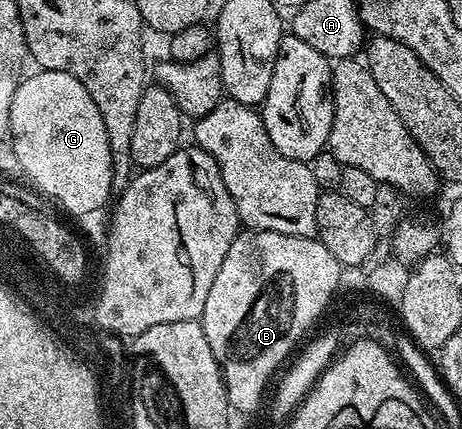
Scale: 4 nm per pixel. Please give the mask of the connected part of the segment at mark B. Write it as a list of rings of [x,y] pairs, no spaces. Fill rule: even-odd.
[[[251,228],[237,234],[234,244],[230,244],[230,252],[226,252],[226,260],[222,260],[222,268],[218,268],[218,276],[214,276],[214,284],[210,284],[206,308],[198,319],[224,376],[229,407],[247,409],[254,405],[256,398],[260,398],[262,380],[274,378],[305,341],[304,333],[331,304],[332,293],[340,284],[342,286],[340,273],[342,267],[339,260],[316,238],[295,238],[289,234]]]

